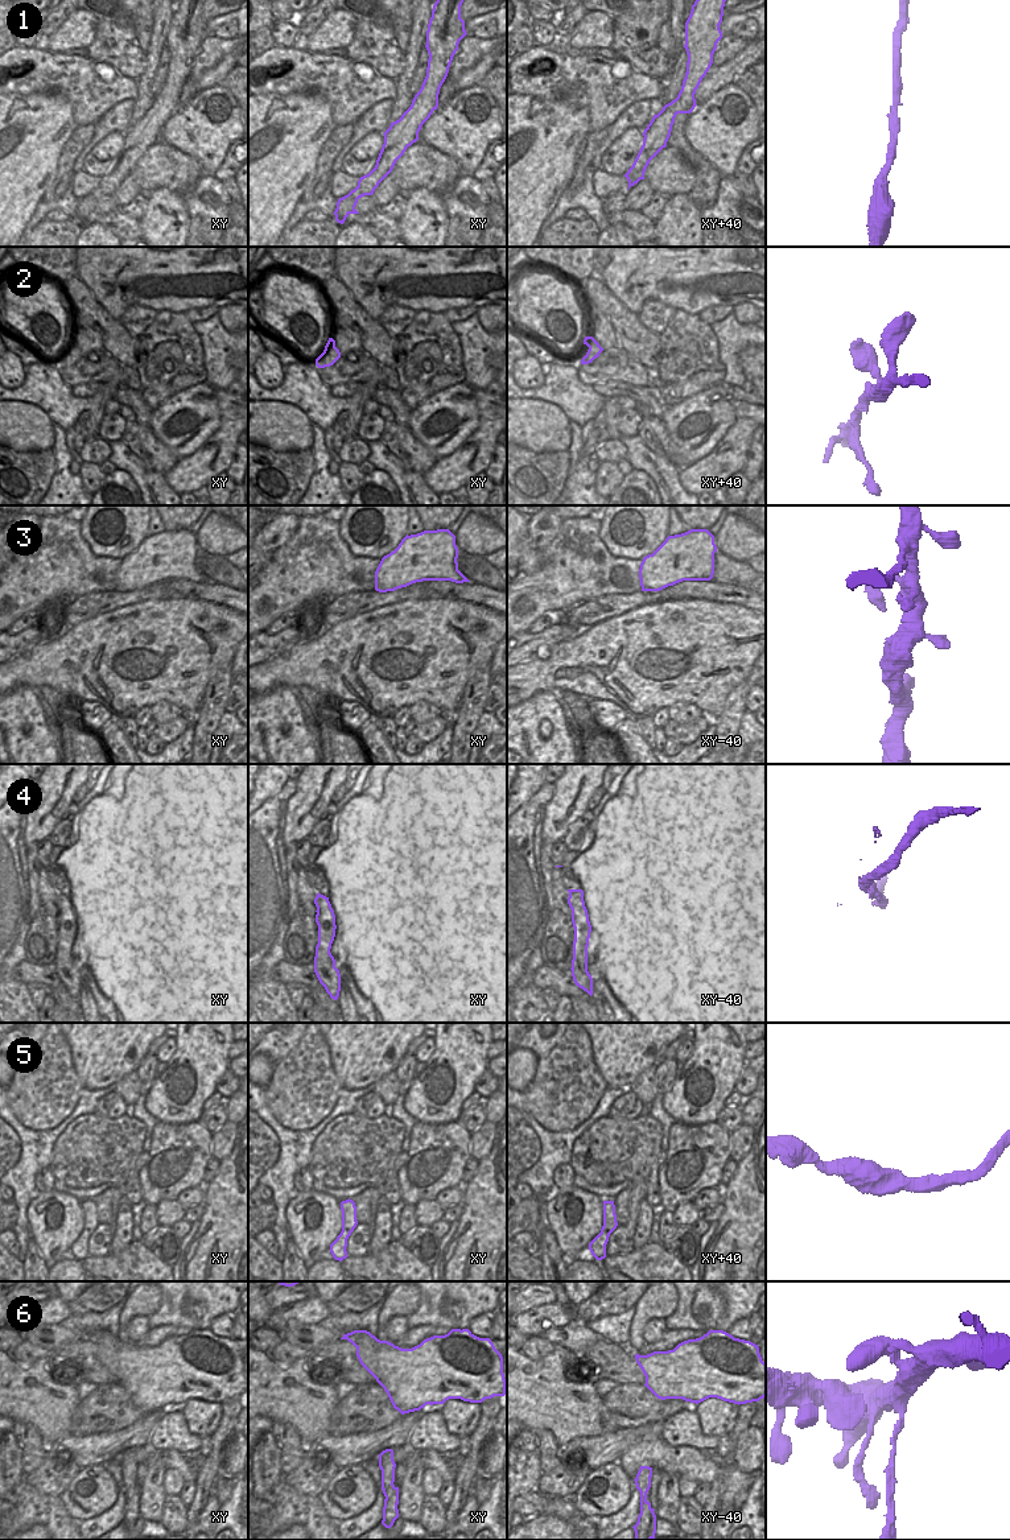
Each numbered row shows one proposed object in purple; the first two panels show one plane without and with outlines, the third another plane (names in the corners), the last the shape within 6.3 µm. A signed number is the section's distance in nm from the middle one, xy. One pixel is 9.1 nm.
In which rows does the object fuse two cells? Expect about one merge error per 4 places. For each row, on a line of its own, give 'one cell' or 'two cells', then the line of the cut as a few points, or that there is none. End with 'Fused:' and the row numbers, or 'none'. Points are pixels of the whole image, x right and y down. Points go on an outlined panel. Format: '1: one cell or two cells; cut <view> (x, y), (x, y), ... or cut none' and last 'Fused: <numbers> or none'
1: one cell; cut none
2: one cell; cut none
3: one cell; cut none
4: two cells; cut xy (314, 899), (316, 903)
5: one cell; cut none
6: two cells; cut xy (395, 1487), (386, 1498)
Fused: 4, 6

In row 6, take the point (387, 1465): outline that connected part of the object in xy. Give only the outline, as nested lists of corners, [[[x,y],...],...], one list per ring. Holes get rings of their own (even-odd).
[[[386,1449],[379,1454],[379,1467],[382,1470],[382,1490],[384,1496],[395,1489],[395,1467],[393,1450]]]

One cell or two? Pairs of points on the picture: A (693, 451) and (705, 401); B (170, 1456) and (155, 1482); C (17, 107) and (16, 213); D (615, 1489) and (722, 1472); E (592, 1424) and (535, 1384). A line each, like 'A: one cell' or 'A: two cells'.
A: one cell
B: two cells
C: one cell
D: two cells
E: one cell

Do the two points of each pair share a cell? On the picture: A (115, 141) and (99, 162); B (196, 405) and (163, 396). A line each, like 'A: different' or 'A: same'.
A: same
B: different

